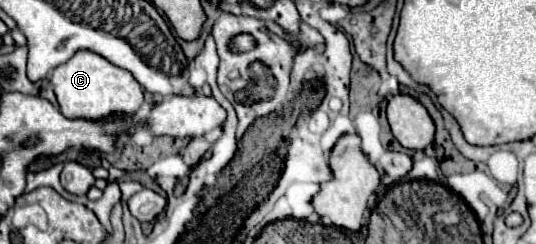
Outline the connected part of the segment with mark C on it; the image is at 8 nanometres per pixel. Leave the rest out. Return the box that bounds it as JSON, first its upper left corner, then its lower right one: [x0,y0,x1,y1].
[49,49,143,119]

